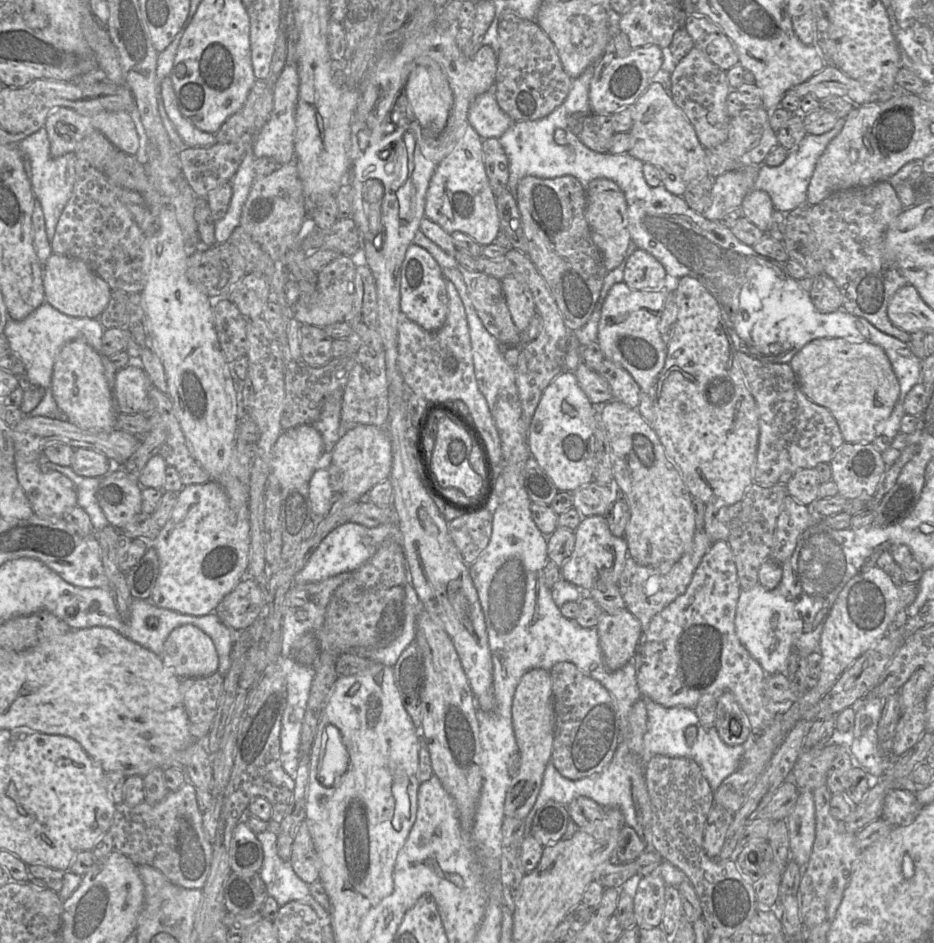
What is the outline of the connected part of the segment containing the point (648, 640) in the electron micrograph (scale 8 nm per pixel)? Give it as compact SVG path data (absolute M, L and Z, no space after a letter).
M727 541L712 543L685 592L653 616L647 628L642 629L633 663L642 698L649 698L667 708L694 709L704 695L711 695L718 700L724 693L729 692L747 715L755 736L771 725L775 715L768 710L764 696L766 673L736 635L734 620L740 591L735 562Z

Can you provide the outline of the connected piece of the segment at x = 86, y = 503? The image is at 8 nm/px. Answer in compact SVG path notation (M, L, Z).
M43 455L39 457L38 462L42 468L58 471L74 483L77 492L77 505L89 515L94 533L109 525L97 499L98 487L103 477L80 476L70 466L60 466L50 462Z

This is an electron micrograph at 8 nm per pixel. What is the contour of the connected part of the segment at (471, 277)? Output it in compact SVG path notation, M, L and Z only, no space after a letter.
M459 264L471 302L487 331L502 346L520 346L520 332L514 325L502 290L501 280L480 271L470 271Z

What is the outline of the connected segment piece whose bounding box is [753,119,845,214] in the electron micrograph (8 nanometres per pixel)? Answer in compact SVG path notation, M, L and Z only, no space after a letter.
M839 119L835 126L824 134L807 134L795 149L789 151L787 158L779 166L771 167L763 163L758 169L753 188L765 191L770 196L774 208L784 214L803 204L807 204L808 186L815 165L830 141L841 132L844 124L845 119Z

